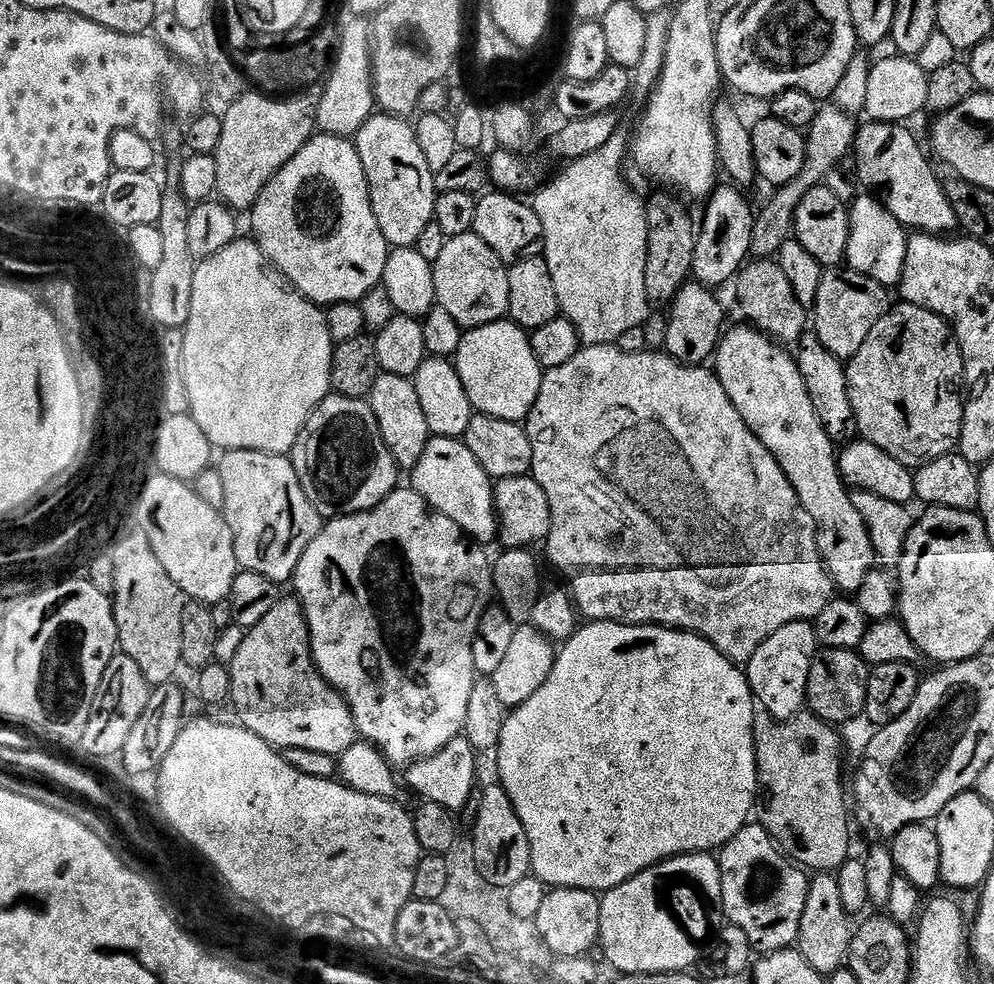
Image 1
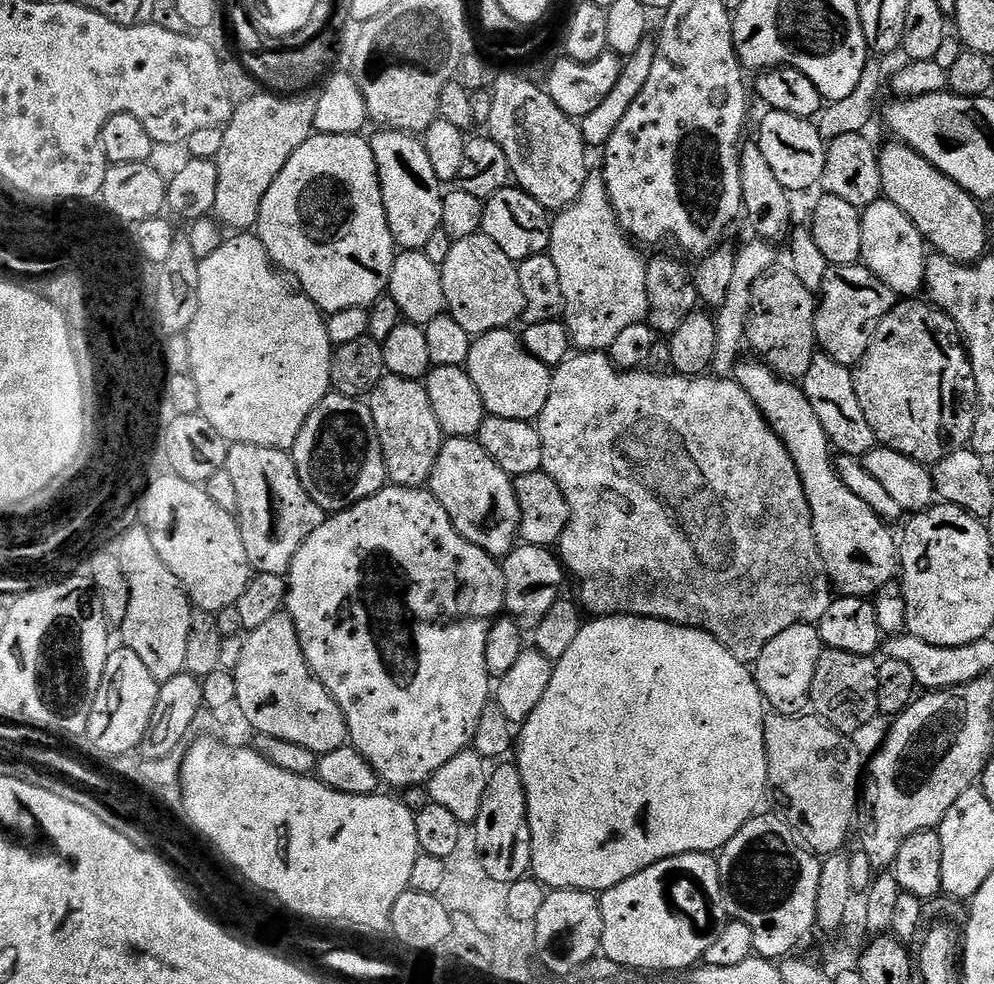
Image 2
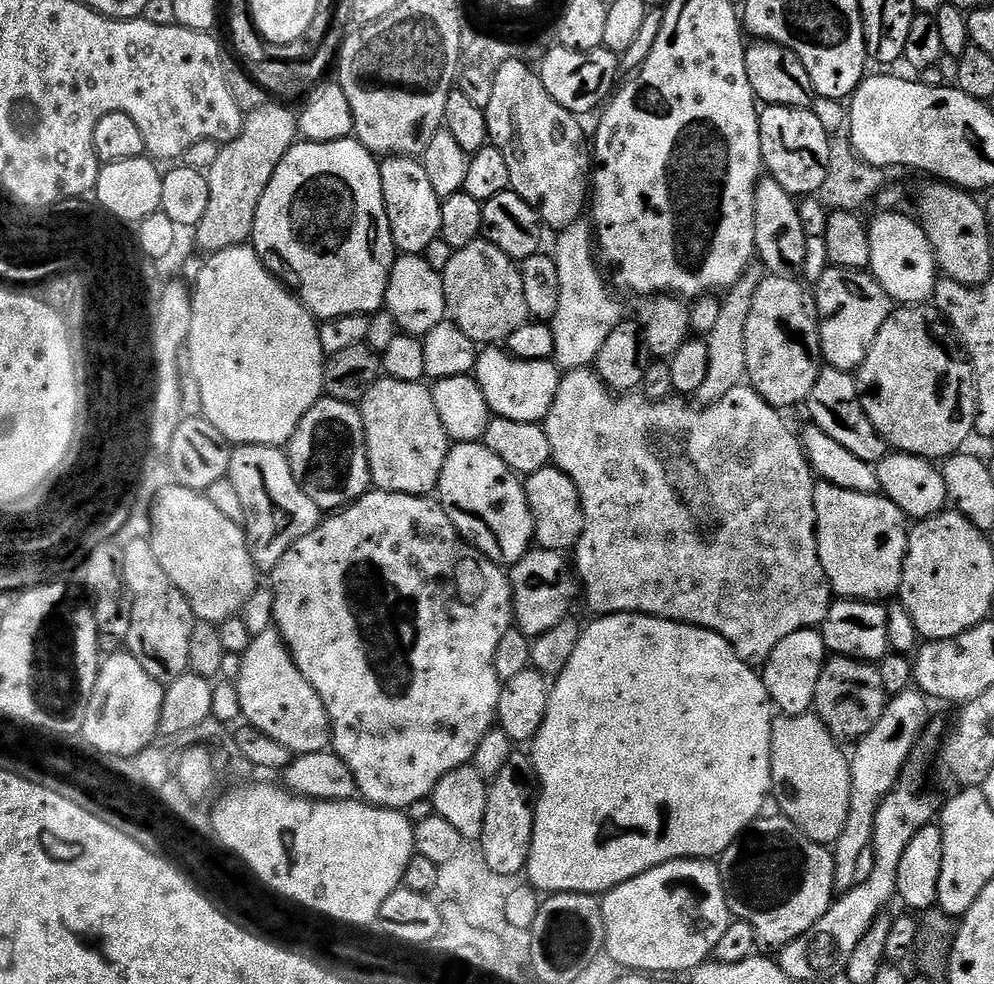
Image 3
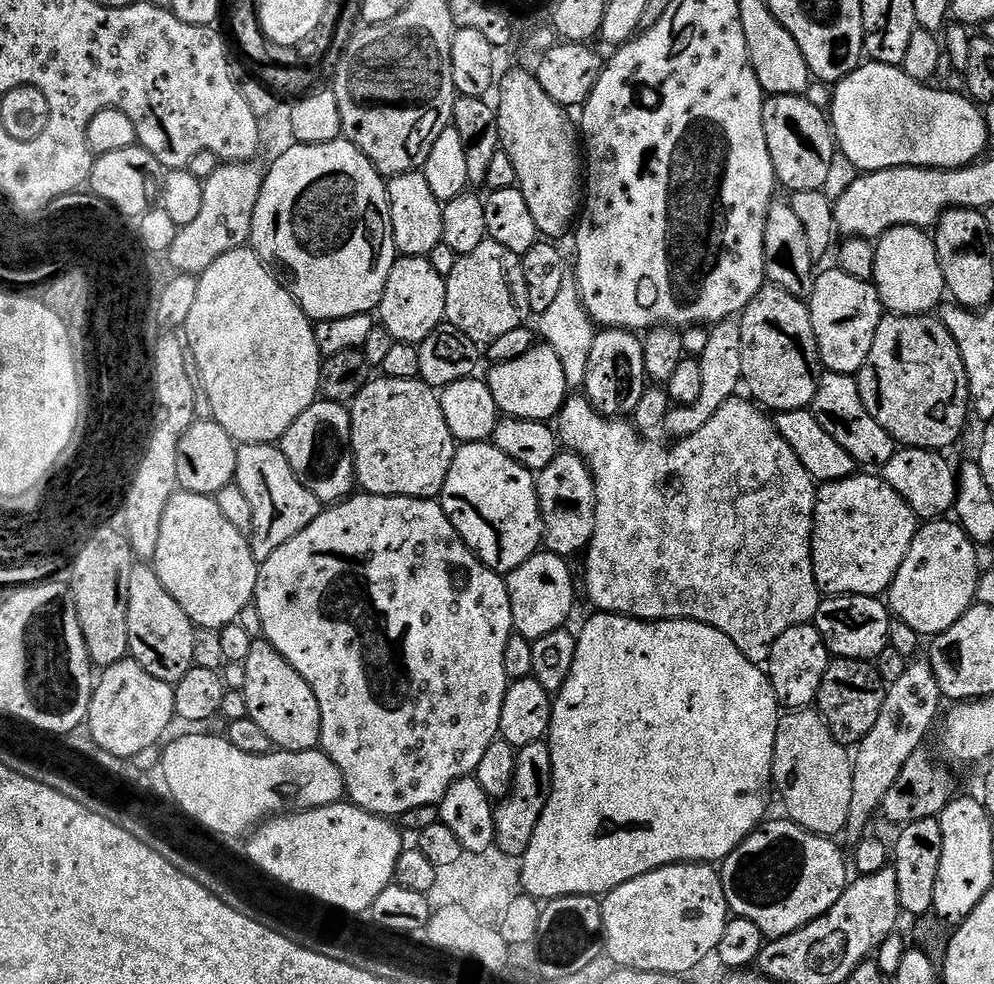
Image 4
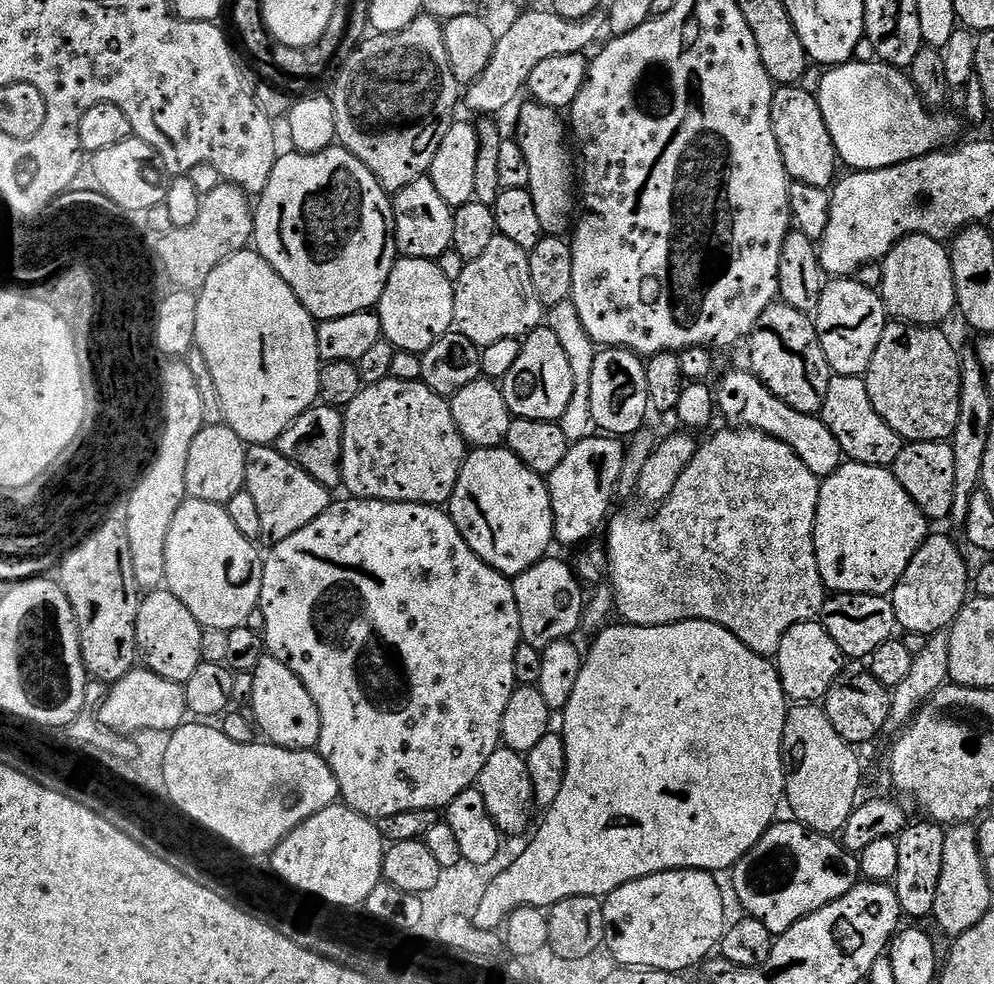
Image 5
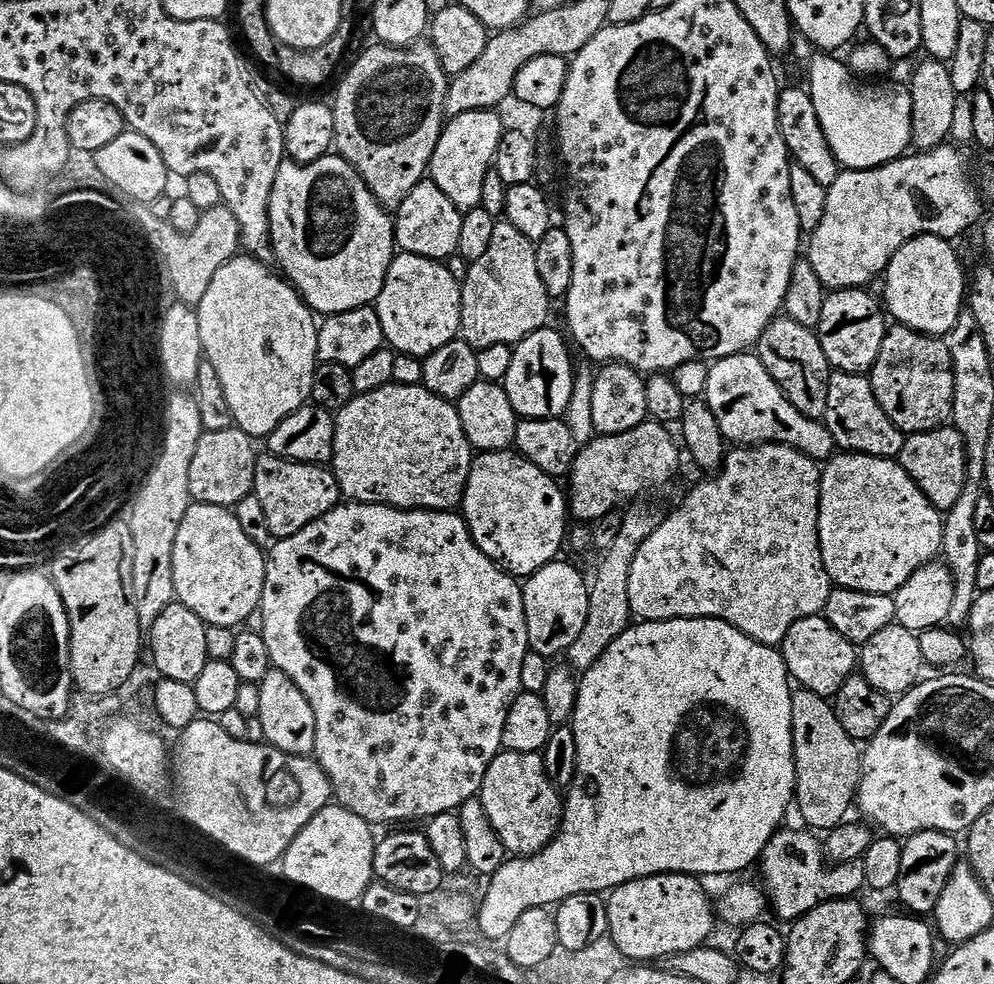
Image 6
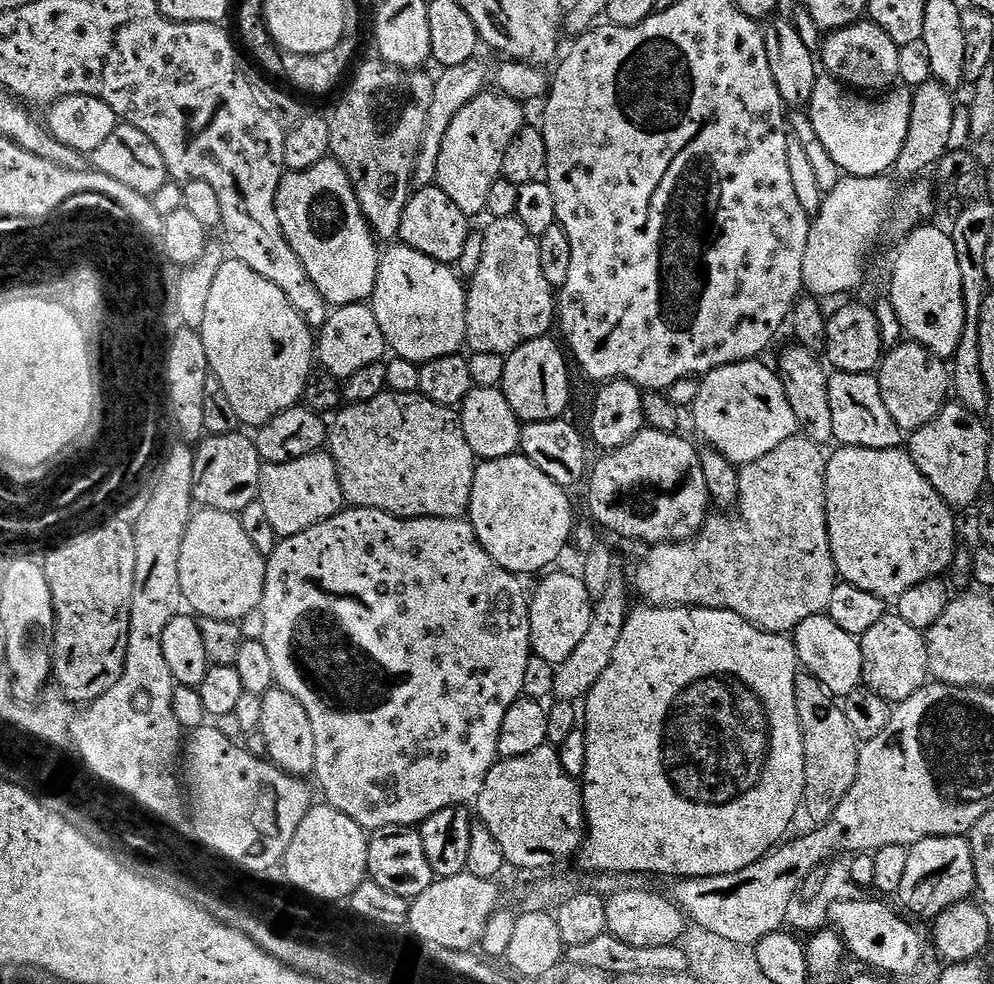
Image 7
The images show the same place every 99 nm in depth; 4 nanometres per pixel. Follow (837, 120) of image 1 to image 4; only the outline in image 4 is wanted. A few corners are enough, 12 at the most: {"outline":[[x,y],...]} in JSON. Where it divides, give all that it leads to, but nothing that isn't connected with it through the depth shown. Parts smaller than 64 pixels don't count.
{"outline":[[711,325],[702,391],[673,407],[663,435],[702,430],[742,388],[742,330]]}

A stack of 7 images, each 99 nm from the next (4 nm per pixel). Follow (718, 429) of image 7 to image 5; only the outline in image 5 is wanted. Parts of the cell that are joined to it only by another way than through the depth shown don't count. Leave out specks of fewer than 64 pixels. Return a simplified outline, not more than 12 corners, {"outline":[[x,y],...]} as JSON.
{"outline":[[751,370],[714,395],[729,425],[790,446],[816,476],[846,457],[819,415],[786,406]]}

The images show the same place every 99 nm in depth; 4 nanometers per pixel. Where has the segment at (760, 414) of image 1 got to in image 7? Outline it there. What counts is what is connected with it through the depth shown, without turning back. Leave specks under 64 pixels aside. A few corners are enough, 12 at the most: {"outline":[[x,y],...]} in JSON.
{"outline":[[903,447],[827,457],[837,577],[943,577],[957,513]]}

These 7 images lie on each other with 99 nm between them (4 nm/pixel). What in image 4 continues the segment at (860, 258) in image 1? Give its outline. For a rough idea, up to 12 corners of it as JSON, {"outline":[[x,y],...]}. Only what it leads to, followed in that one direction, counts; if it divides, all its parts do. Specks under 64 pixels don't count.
{"outline":[[891,228],[872,280],[898,316],[935,313],[946,296],[935,239]]}

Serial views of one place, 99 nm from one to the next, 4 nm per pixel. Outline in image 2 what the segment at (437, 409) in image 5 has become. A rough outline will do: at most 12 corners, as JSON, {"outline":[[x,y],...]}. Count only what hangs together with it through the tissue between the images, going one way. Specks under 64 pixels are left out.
{"outline":[[419,380],[367,397],[388,480],[427,485],[442,443]]}

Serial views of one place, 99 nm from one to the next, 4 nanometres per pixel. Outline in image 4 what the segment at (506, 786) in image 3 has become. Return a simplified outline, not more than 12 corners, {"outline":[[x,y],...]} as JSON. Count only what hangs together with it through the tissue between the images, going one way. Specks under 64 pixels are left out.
{"outline":[[544,740],[516,753],[495,847],[523,857],[552,789]]}

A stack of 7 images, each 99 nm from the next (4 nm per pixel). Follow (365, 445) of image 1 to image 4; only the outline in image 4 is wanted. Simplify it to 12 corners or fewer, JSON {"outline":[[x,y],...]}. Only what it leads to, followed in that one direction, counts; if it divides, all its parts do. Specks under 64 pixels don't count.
{"outline":[[320,398],[278,441],[322,502],[357,487],[352,413]]}

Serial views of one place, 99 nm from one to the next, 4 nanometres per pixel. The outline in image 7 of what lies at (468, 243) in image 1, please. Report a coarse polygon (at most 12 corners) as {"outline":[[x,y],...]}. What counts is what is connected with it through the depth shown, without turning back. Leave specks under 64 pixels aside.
{"outline":[[492,220],[467,281],[466,344],[507,357],[554,328],[539,239]]}

